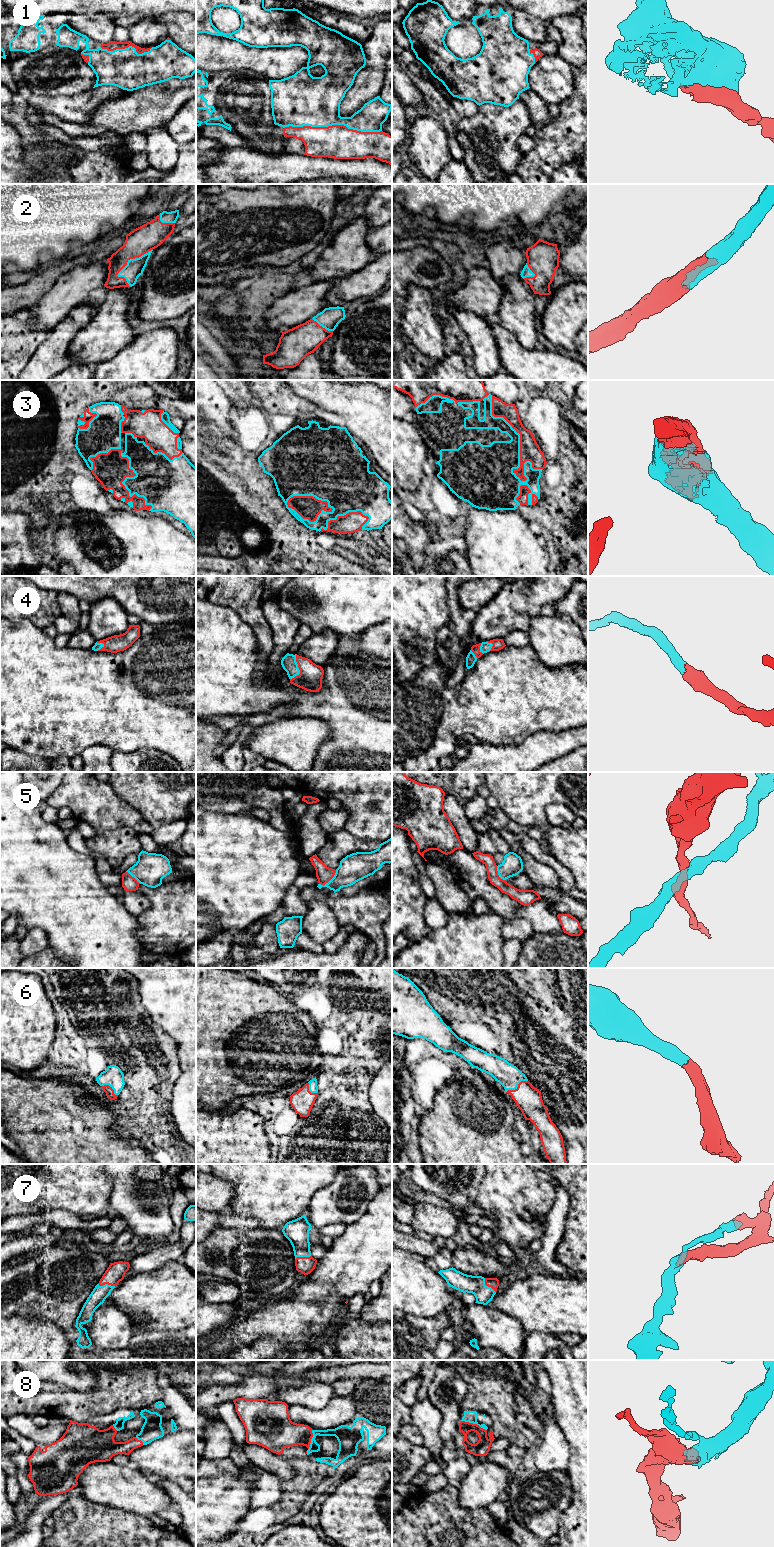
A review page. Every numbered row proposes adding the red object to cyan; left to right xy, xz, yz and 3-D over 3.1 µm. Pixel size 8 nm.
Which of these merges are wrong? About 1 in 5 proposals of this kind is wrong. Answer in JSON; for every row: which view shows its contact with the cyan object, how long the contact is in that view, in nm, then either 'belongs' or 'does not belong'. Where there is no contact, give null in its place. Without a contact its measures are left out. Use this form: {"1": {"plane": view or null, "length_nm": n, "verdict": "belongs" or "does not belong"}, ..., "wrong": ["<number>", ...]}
{"1": {"plane": "xz", "length_nm": 800, "verdict": "belongs"}, "2": {"plane": "xy", "length_nm": 360, "verdict": "belongs"}, "3": {"plane": "yz", "length_nm": 750, "verdict": "belongs"}, "4": {"plane": "xz", "length_nm": 220, "verdict": "belongs"}, "5": {"plane": "xz", "length_nm": 180, "verdict": "does not belong"}, "6": {"plane": "yz", "length_nm": 200, "verdict": "belongs"}, "7": {"plane": "xy", "length_nm": 150, "verdict": "belongs"}, "8": {"plane": "yz", "length_nm": 220, "verdict": "belongs"}, "wrong": ["5"]}

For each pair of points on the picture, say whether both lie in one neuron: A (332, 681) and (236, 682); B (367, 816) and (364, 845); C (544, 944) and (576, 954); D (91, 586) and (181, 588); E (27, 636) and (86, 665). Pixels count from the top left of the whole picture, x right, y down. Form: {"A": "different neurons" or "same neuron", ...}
{"A": "same neuron", "B": "different neurons", "C": "same neuron", "D": "same neuron", "E": "same neuron"}

